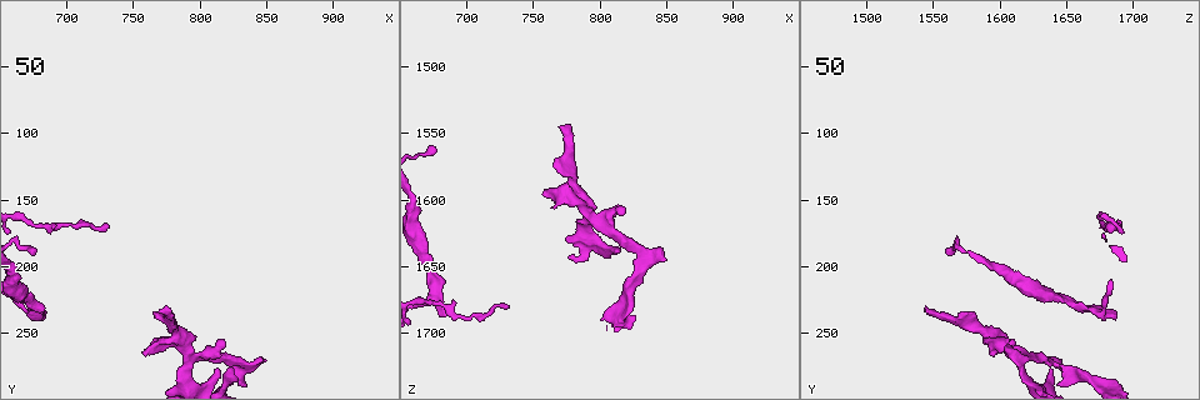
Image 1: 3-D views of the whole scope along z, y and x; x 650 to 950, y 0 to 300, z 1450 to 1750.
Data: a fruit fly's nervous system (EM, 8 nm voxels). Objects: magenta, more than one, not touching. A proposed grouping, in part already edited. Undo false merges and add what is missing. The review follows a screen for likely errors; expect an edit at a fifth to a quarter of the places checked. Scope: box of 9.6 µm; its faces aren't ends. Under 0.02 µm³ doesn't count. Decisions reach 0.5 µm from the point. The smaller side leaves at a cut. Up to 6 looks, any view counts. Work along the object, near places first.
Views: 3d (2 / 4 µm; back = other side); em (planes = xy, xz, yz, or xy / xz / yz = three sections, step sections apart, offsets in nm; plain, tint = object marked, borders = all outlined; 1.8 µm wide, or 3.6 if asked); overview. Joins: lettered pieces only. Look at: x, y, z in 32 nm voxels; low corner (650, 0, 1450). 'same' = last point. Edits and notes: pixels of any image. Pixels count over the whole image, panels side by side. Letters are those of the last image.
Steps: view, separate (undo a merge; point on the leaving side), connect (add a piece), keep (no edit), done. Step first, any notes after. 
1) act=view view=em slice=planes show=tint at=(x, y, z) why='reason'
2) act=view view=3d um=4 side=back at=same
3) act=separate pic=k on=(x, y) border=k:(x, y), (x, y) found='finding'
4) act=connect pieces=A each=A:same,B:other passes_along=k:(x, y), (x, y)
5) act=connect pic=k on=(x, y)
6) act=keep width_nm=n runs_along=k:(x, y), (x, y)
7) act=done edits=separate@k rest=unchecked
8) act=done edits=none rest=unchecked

act=view view=em slice=planes show=borders at=(842, 270, 1634)

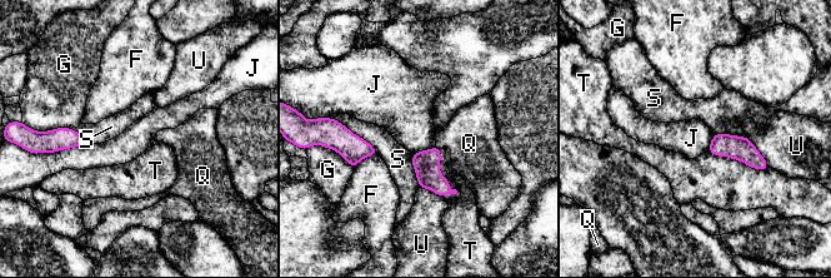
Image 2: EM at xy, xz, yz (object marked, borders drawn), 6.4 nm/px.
act=connect pieces=Q each=F:other,G:other,J:other,Q:same,S:other,T:other,U:other found='it goes on there'

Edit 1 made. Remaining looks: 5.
act=view view=3d um=4 side=back at=(786, 254, 1596) why='abrupt turn'

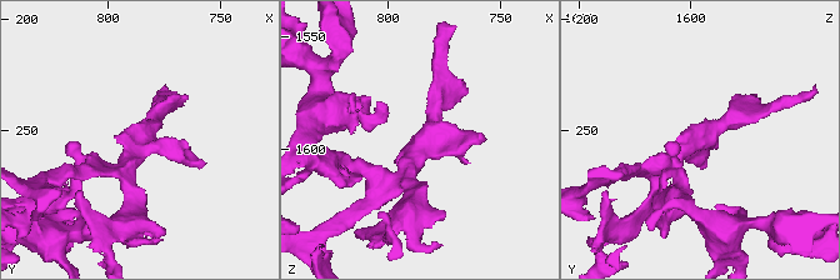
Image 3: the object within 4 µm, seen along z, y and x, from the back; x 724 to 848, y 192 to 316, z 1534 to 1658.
act=view view=em slice=planes show=borders at=(784, 255, 1597) why='need the tissue'

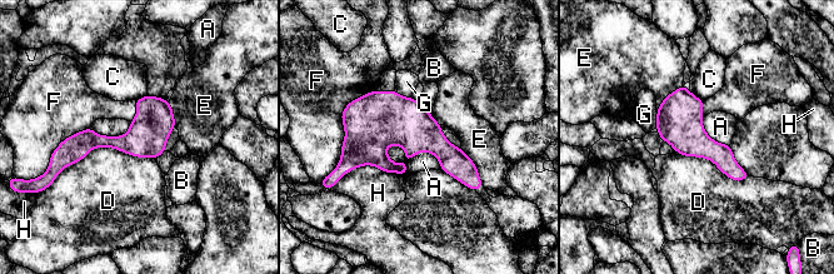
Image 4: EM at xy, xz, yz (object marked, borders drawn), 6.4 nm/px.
act=keep width_nm=260 longest_contact=D:600nm each=A:other,B:other,C:other,D:other,E:other,F:other,G:other,H:other found='all the same neuron'

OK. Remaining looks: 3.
act=view view=em slice=xy step=4 show=tint at=(772, 234, 1544) why='an open end'

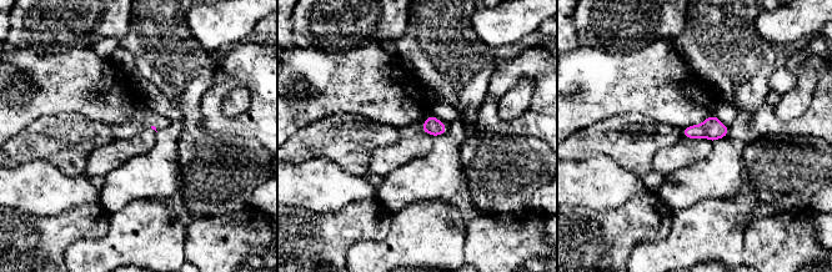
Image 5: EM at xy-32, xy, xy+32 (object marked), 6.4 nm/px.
act=view view=em slice=planes show=borders at=same

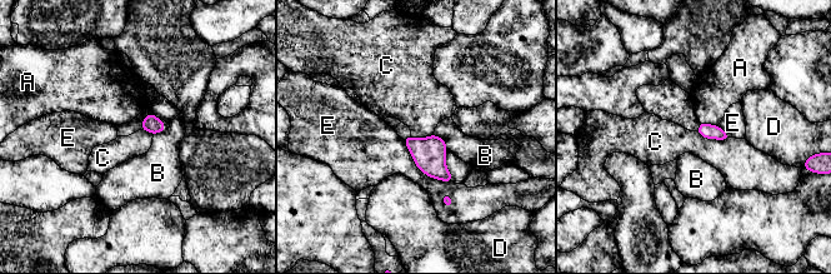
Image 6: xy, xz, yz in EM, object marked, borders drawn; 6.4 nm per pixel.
act=keep each=A:other,B:other,C:other,D:other,E:other border=6:(696, 131), (705, 138), (731, 138) found='no lettered piece goes on from it'

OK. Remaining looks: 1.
act=done edits=connect@2 rest=unchecked

